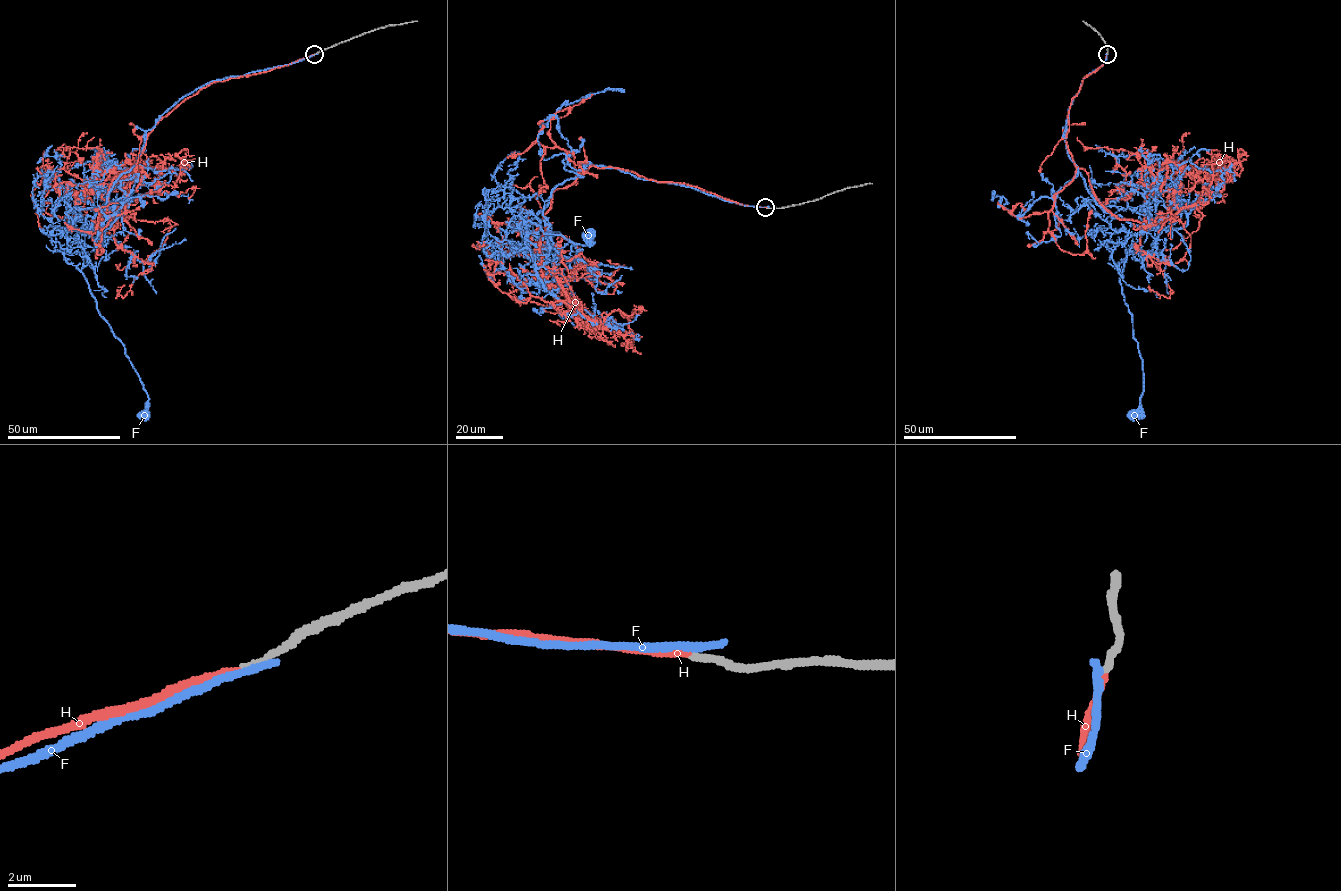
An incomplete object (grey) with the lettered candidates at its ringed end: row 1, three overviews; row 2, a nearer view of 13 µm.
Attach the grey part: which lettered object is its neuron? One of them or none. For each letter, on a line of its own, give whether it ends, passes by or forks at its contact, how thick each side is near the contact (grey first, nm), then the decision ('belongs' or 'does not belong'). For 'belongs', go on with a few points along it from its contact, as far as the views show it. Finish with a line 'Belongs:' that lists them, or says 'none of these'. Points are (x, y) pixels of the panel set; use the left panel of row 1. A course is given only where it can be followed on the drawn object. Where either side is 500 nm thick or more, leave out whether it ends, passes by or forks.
F: it ends there; 240 nm thick on the grey side, 280 nm on the other; does not belong
H: it ends there; 220 nm thick on the grey side, 200 nm on the other; belongs; it runs (315, 54), (184, 100), (112, 182), (100, 223), (130, 180), (56, 188), (46, 164), (31, 195), (45, 232)
Belongs: H

